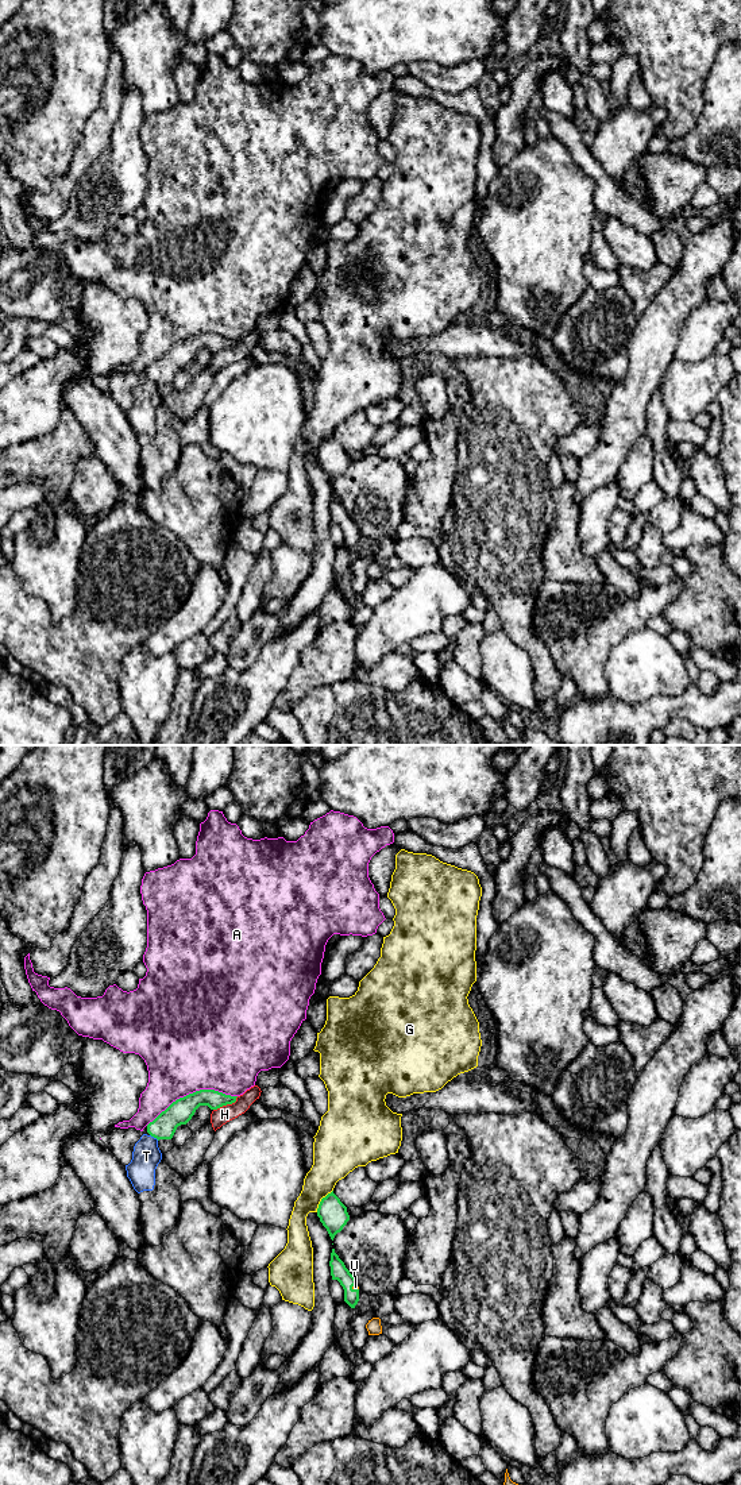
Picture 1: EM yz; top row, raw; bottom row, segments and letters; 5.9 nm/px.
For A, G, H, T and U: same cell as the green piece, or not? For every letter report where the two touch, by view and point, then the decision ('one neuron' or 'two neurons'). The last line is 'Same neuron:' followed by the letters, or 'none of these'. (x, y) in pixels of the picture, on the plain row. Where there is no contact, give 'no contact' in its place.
A: yz (190, 338) | two neurons
G: yz (321, 444) | two neurons
H: yz (226, 348) | two neurons
T: yz (154, 381) | two neurons
U: yz (355, 533) | one neuron
Same neuron: U

